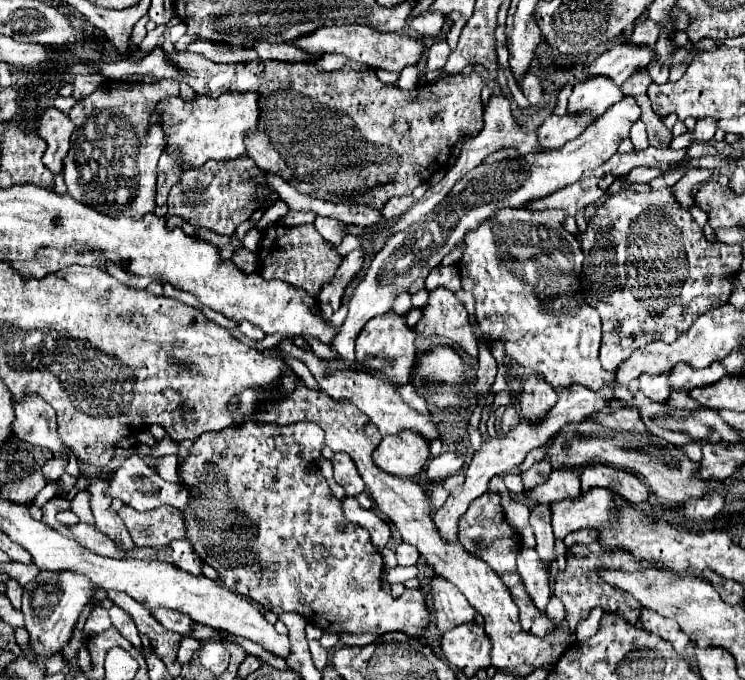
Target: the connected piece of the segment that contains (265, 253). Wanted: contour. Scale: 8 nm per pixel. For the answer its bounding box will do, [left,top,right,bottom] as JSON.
[259,224,341,296]

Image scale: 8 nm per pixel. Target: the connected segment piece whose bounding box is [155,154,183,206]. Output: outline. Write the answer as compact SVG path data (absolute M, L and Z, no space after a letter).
M163 154L163 156L159 158L157 198L155 198L157 206L161 206L161 204L165 204L165 202L167 202L167 194L169 194L169 190L179 182L181 172L183 172L183 170L181 170L181 168L179 168L179 164L175 162L175 158L171 158L171 156L167 156L167 154Z

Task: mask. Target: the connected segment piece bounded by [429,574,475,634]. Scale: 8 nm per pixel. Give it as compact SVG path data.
M431 574L431 598L433 598L433 624L439 628L439 634L461 626L475 618L475 608L469 606L465 596L457 592L453 584Z

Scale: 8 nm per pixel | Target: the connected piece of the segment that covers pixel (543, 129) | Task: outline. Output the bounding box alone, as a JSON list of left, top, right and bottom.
[537,112,593,152]

